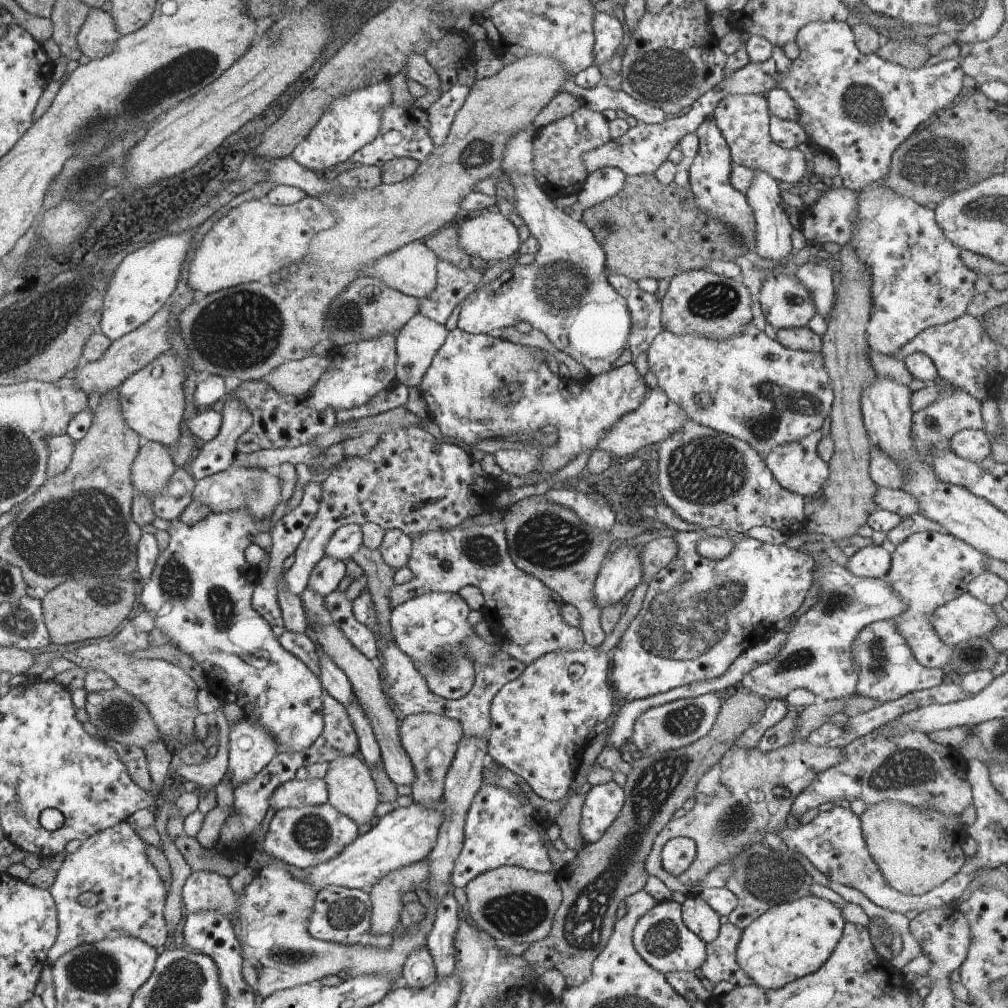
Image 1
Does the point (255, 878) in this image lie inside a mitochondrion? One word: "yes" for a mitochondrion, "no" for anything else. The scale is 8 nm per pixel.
no

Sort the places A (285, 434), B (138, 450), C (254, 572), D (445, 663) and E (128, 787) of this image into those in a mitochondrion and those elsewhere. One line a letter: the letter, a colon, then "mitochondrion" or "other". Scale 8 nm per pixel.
A: other
B: other
C: other
D: mitochondrion
E: other

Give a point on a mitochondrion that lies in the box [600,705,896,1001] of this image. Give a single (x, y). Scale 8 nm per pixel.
(765, 876)

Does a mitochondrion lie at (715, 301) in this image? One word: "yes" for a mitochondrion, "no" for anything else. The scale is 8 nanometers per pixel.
yes

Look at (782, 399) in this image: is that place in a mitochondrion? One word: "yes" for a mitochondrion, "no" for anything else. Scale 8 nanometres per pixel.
yes

